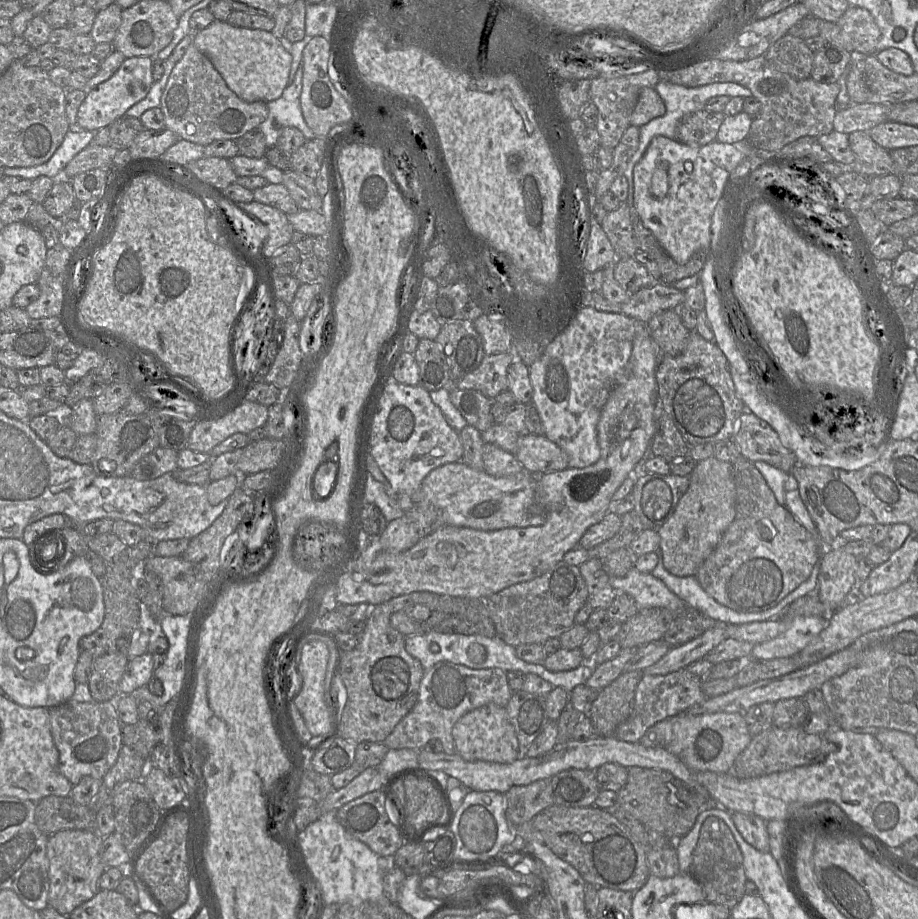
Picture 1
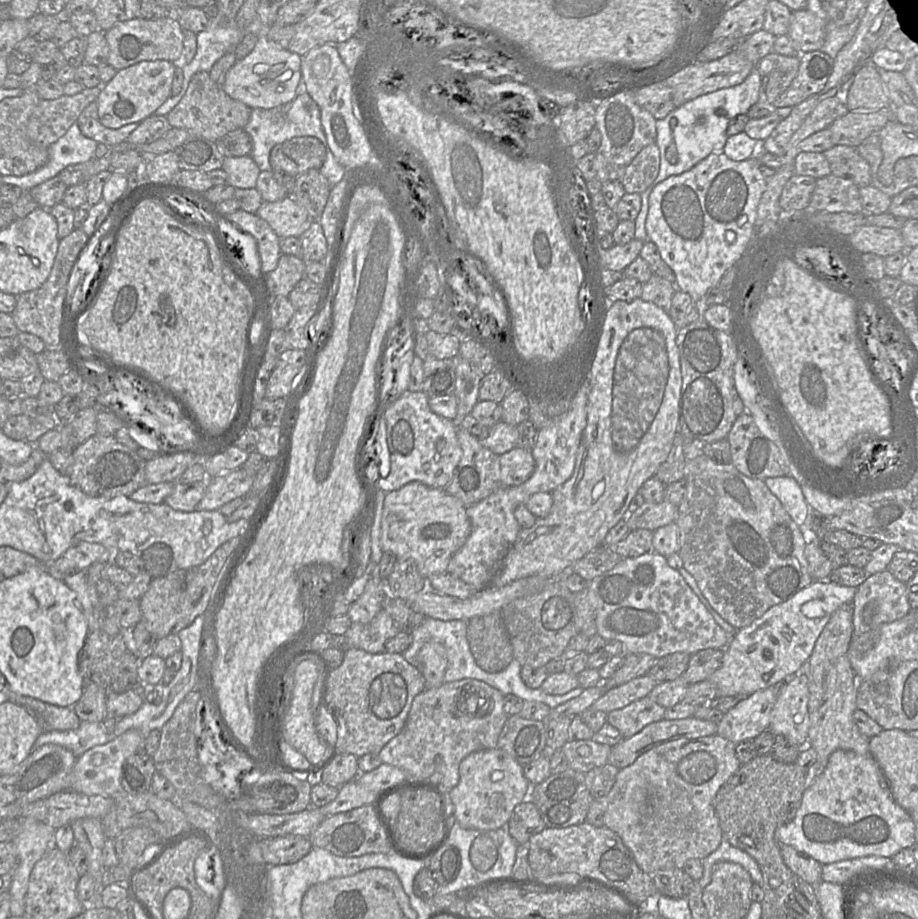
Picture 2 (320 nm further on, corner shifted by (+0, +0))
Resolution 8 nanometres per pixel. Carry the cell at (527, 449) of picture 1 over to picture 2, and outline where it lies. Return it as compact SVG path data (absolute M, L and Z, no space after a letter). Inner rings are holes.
M515 447L499 455L500 485L518 486L526 482L535 470L532 450Z

